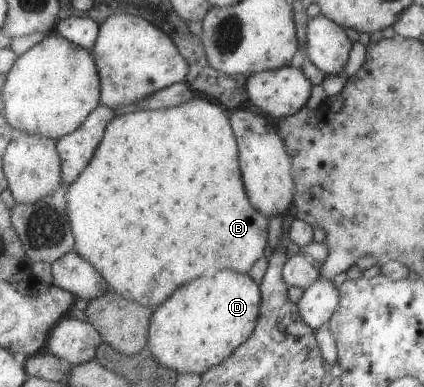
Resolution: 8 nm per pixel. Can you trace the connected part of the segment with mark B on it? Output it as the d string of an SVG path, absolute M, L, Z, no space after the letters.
M196 95L190 102L167 109L145 109L124 115L116 115L106 127L102 142L80 176L67 189L67 215L73 235L75 251L86 259L106 280L110 290L125 299L156 308L166 302L182 284L203 276L213 277L221 270L248 275L259 258L264 257L269 235L269 218L249 201L239 163L237 140L229 111L218 101Z

